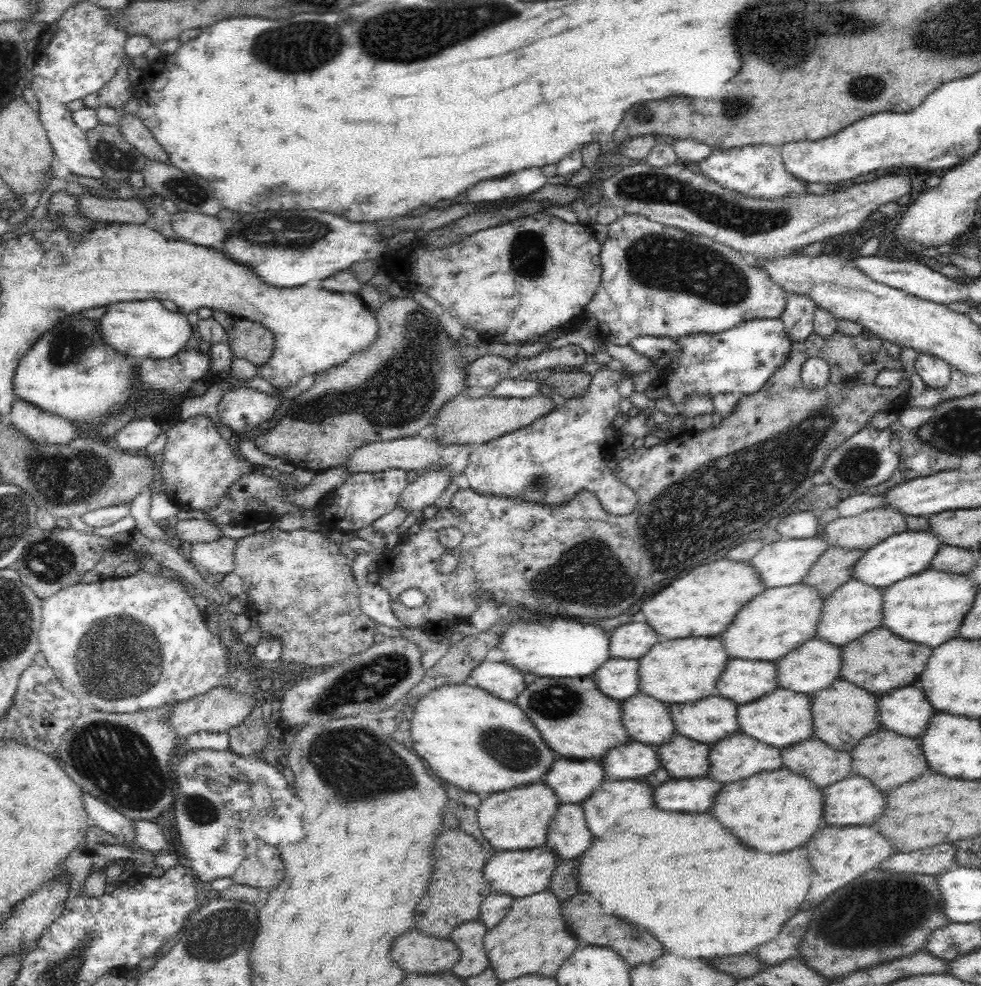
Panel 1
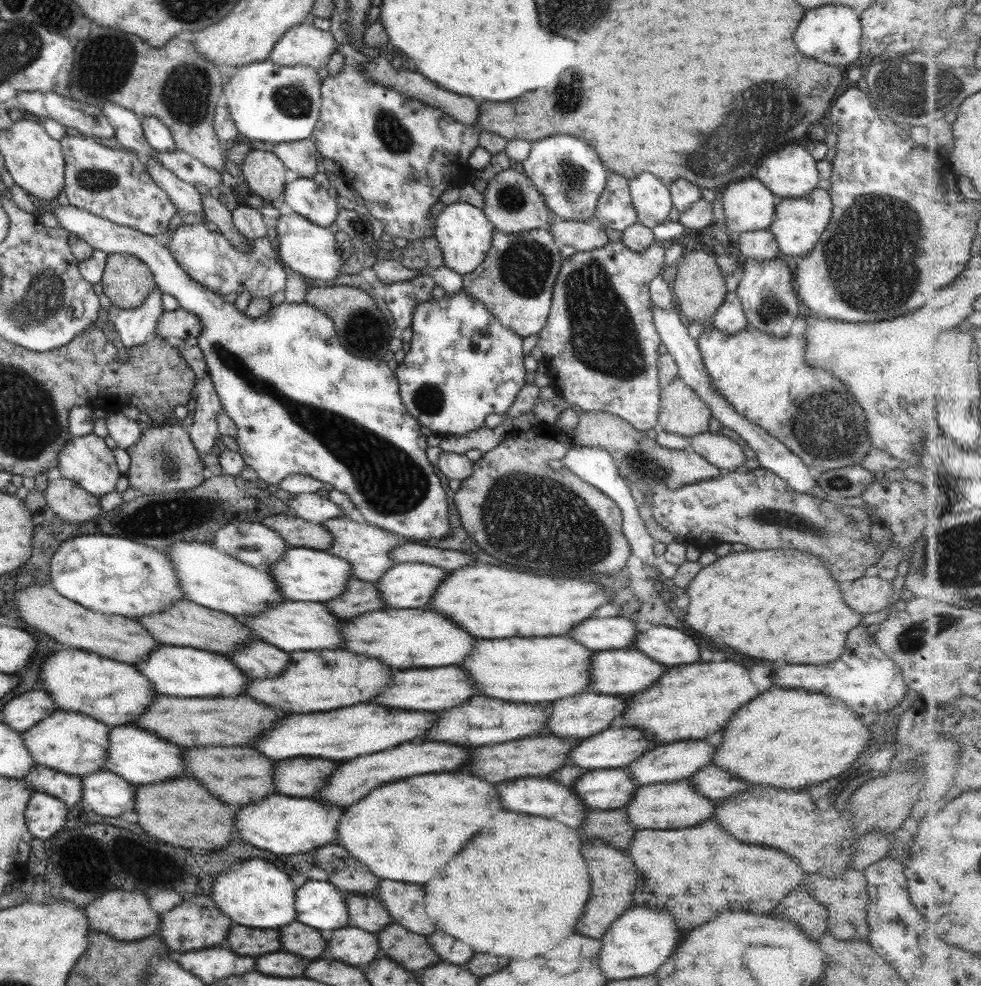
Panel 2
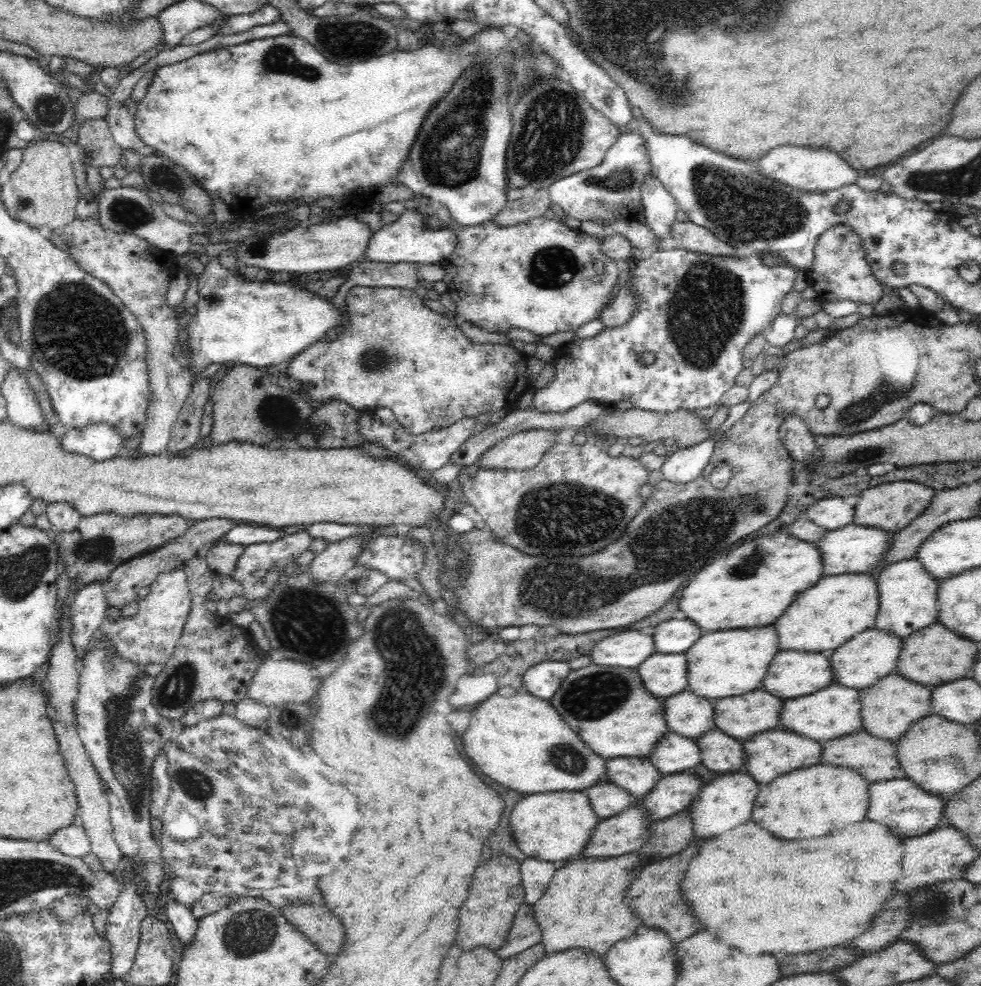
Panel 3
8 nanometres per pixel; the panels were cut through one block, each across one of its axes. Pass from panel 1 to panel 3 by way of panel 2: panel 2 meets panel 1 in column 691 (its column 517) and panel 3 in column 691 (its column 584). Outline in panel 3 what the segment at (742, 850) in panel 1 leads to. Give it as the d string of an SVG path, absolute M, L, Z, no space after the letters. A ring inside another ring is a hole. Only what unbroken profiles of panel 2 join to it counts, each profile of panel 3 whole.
M750 820L736 830L706 838L700 844L698 856L686 870L682 890L706 930L724 944L744 954L802 954L816 948L840 946L866 932L872 918L896 894L894 884L900 866L902 840L879 822L864 820L832 836L784 842Z

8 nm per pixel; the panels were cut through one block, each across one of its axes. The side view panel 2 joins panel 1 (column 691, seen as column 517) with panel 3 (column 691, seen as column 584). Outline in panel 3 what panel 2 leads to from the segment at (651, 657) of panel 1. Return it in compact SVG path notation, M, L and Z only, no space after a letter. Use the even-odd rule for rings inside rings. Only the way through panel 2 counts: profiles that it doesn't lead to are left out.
M774 626L704 632L690 647L684 653L688 663L688 690L702 698L735 697L762 689L768 666L780 652Z

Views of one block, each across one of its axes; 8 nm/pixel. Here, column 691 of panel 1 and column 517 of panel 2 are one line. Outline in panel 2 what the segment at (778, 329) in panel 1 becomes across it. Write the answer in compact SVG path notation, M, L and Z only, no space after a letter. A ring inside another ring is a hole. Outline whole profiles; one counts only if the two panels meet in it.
M460 290L452 296L445 295L443 298L435 299L434 297L420 302L416 308L414 308L414 315L412 318L412 336L410 341L410 351L404 356L402 363L395 369L397 380L399 382L399 395L401 396L404 406L406 406L411 416L414 416L422 426L430 428L433 433L438 433L441 436L449 434L464 435L470 433L470 431L478 430L485 426L484 419L489 414L506 414L510 410L510 406L514 404L518 392L522 390L522 387L526 384L526 369L524 366L525 354L522 350L523 339L518 334L514 334L512 330L502 326L502 324L488 313L488 308L476 300L474 296L470 296L466 290Z

